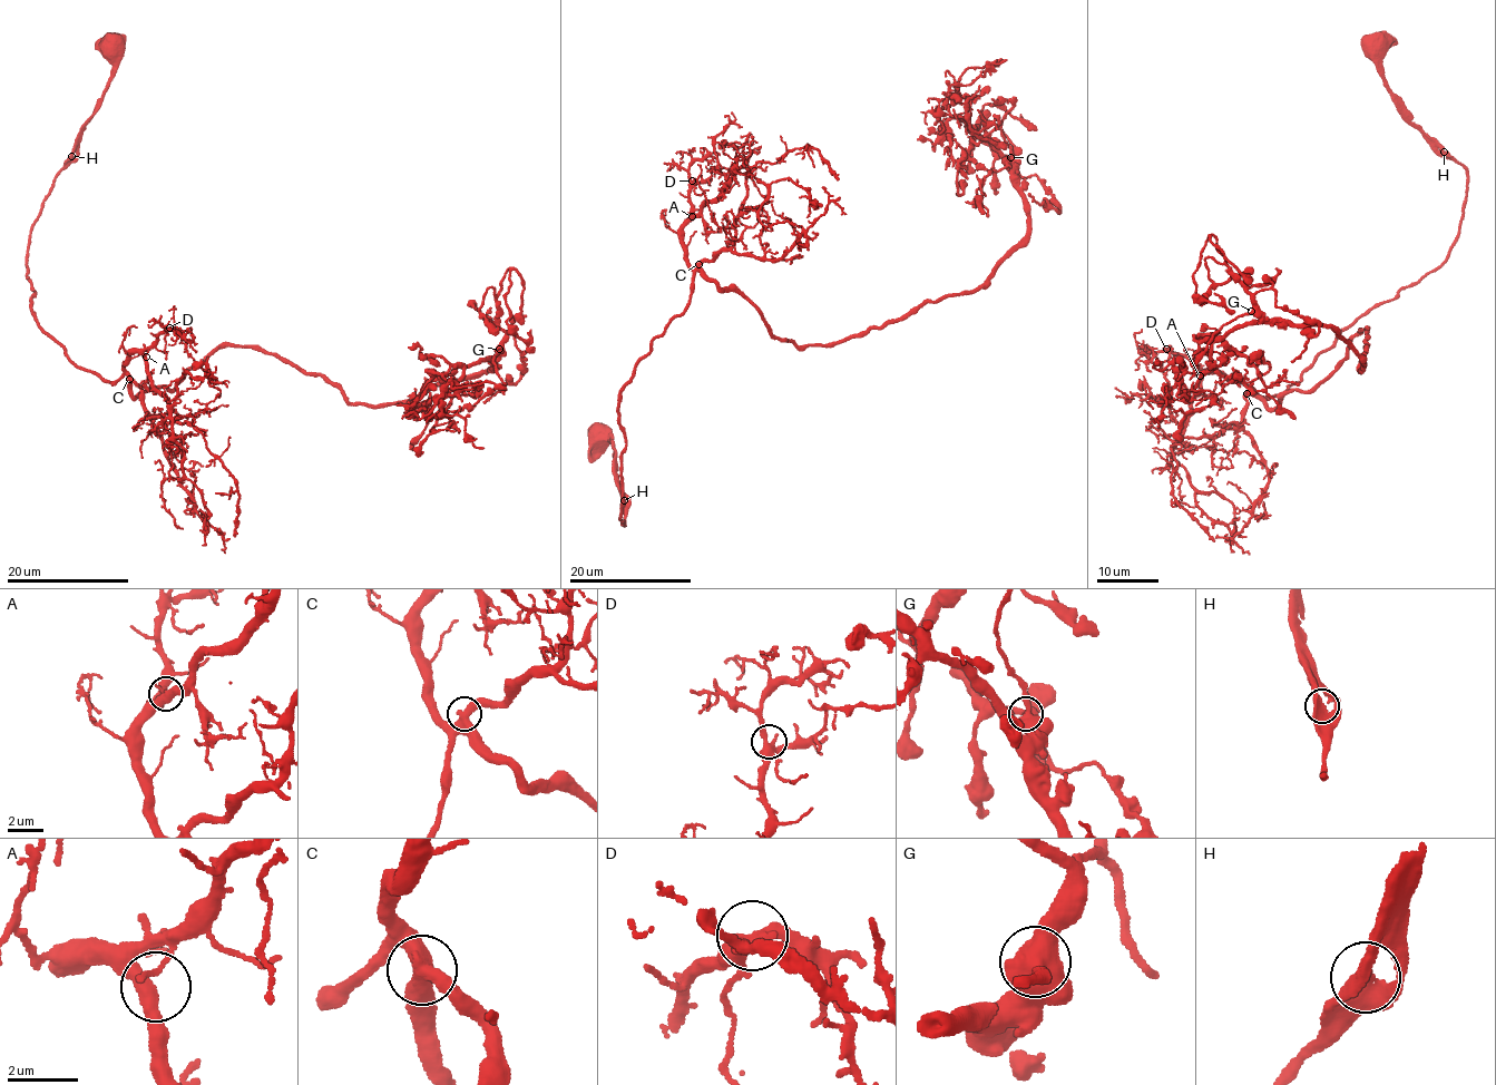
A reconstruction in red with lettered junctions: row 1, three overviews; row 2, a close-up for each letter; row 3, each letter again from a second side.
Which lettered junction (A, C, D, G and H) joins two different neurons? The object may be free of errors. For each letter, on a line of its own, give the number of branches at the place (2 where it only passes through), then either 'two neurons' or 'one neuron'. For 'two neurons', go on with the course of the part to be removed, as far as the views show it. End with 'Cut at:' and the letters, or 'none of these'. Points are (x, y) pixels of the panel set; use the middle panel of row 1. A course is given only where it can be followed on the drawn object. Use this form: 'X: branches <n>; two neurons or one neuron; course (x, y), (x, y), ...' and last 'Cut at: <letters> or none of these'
A: branches 2; one neuron
C: branches 2; one neuron
D: branches 3; one neuron
G: branches 2; one neuron
H: branches 2; one neuron
Cut at: none of these

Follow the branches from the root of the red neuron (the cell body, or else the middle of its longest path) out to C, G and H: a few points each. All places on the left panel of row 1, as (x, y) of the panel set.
C: (110, 48), (108, 89), (54, 179), (26, 263), (39, 326), (69, 360), (109, 381), (129, 378)
G: (110, 48), (26, 263), (69, 360), (134, 397), (255, 346), (390, 406), (499, 349)
H: (110, 48), (107, 47), (113, 66), (111, 81), (71, 156)

